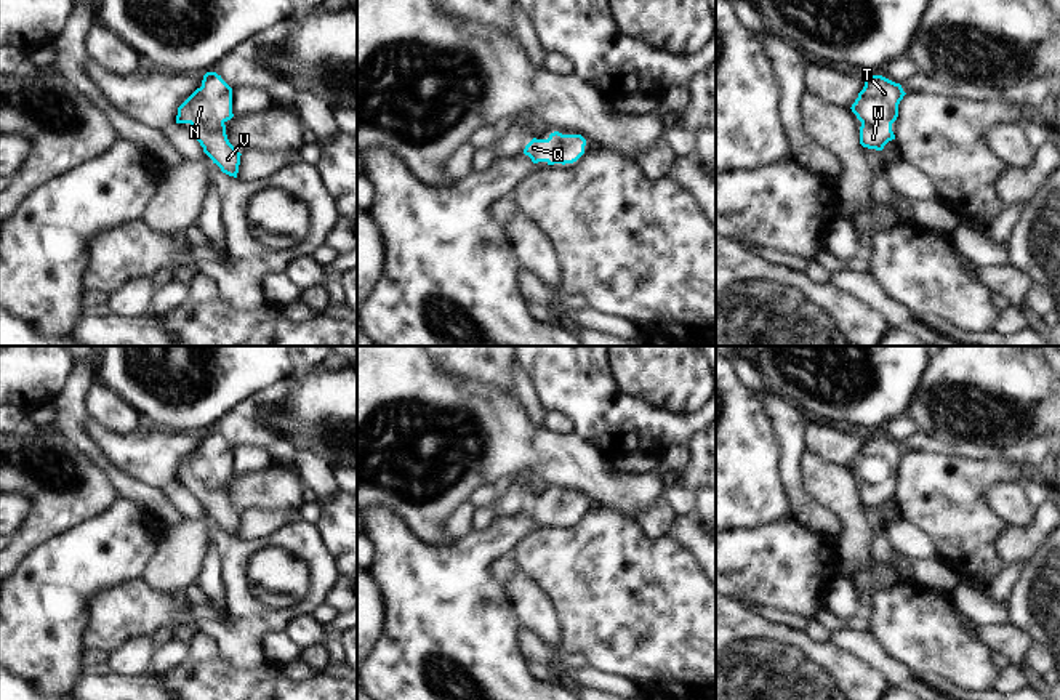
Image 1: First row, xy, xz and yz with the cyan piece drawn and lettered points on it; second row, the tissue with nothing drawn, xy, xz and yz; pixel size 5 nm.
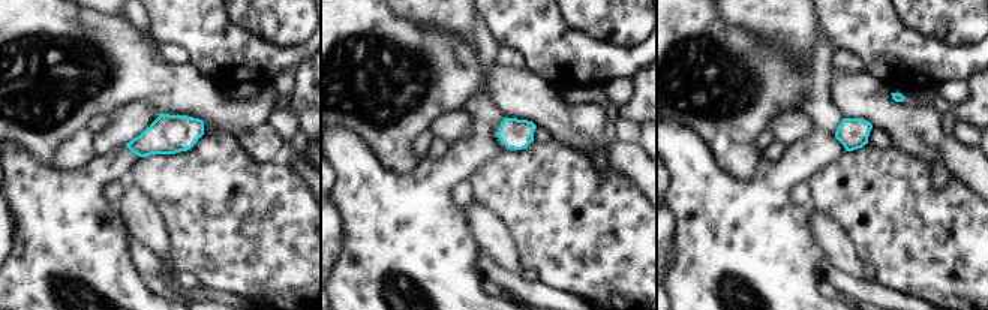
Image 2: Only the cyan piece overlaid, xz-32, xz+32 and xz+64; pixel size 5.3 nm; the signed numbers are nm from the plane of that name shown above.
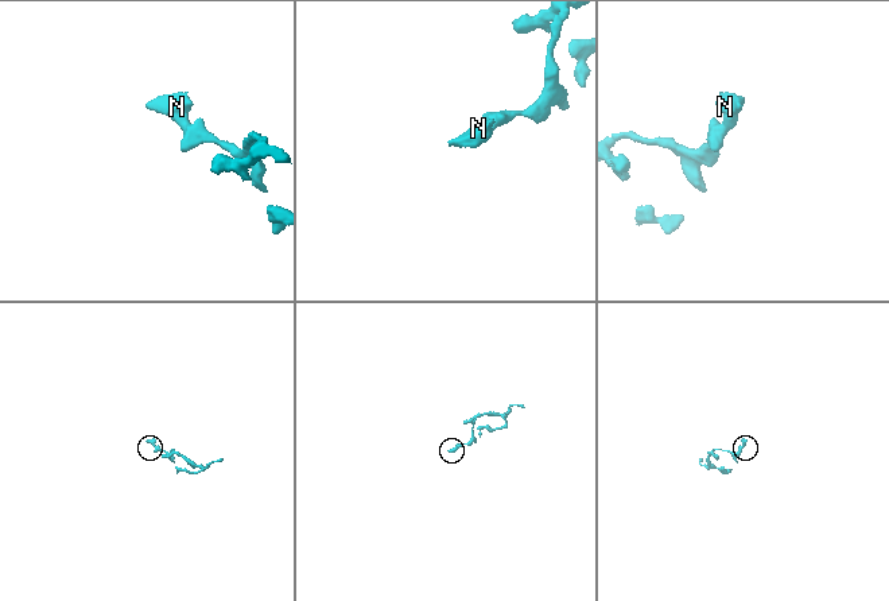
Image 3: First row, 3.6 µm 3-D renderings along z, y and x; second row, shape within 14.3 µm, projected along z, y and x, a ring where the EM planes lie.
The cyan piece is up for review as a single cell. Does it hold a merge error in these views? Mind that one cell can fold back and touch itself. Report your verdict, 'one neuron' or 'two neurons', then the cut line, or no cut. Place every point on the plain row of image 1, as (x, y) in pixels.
one neuron | no cut

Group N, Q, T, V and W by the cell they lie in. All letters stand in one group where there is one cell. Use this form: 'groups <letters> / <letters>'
groups N Q T V W

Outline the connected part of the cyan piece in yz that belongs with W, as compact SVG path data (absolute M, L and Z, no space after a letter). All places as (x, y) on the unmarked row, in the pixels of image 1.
M866 434L865 445L852 463L852 471L861 481L860 503L882 509L895 498L892 482L898 476L898 463L906 452L900 442L882 434Z

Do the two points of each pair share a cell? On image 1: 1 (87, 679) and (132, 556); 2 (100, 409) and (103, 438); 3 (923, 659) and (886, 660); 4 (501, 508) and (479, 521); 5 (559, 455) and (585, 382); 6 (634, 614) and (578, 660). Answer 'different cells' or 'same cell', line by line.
1: different cells
2: different cells
3: different cells
4: same cell
5: different cells
6: different cells

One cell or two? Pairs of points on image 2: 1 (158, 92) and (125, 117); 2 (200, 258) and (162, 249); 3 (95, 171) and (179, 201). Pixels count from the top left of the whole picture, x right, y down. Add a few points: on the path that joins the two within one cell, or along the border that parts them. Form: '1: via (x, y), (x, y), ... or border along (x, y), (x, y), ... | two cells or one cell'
1: border along (111, 111), (134, 101), (144, 101), (159, 113) | two cells
2: border along (161, 216), (170, 244), (167, 264) | two cells
3: border along (141, 157), (126, 175) | two cells

